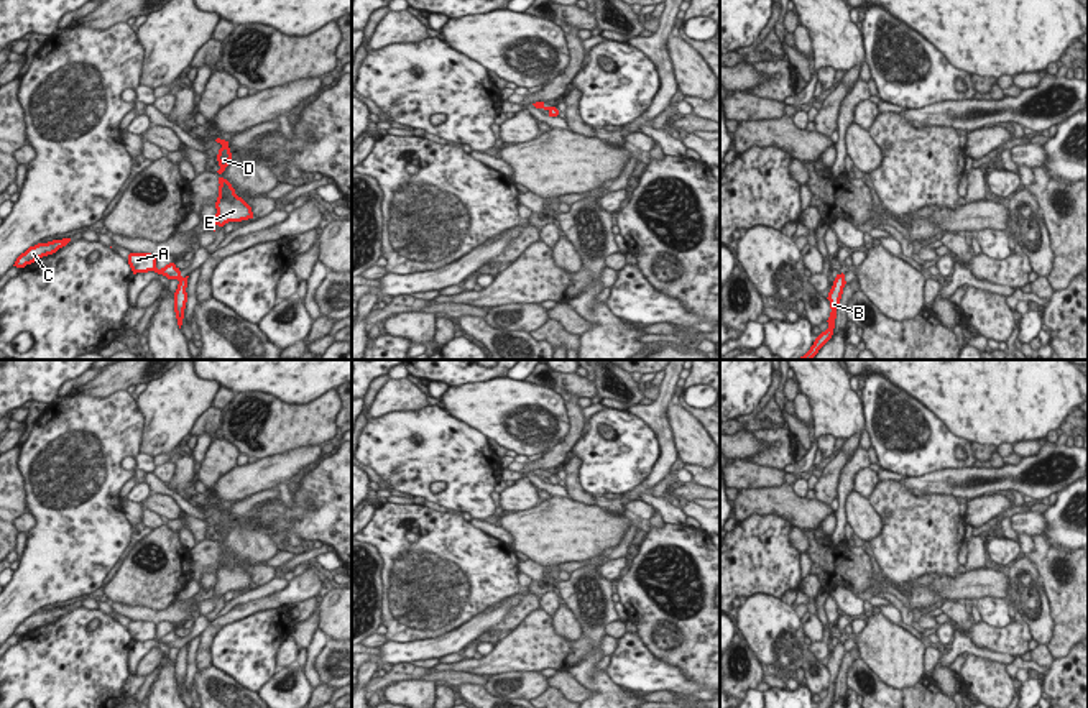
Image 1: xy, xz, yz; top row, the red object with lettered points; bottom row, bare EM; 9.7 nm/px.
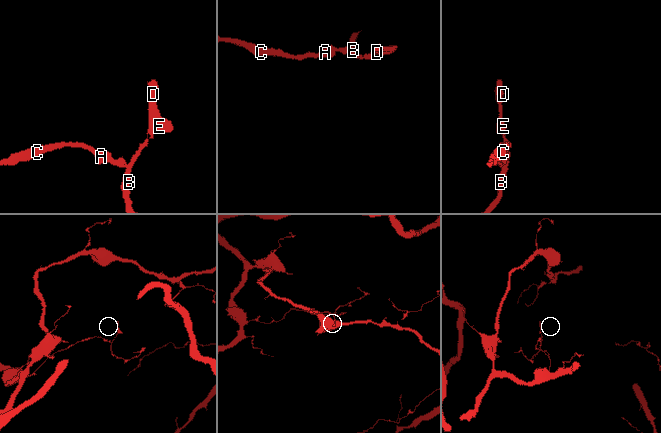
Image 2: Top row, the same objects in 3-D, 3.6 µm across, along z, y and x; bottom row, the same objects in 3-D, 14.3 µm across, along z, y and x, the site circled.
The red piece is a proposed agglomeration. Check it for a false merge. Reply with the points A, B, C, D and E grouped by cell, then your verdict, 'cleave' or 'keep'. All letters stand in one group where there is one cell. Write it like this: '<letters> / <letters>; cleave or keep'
A C / B D E; cleave

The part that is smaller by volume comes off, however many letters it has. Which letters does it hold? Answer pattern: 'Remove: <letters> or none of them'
Remove: B, D, E

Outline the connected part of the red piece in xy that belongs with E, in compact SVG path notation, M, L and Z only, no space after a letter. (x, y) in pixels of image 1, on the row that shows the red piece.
M222 176L219 177L219 184L220 186L215 202L217 214L214 217L214 232L217 225L224 227L228 222L242 222L253 218L251 207L235 194L232 184Z

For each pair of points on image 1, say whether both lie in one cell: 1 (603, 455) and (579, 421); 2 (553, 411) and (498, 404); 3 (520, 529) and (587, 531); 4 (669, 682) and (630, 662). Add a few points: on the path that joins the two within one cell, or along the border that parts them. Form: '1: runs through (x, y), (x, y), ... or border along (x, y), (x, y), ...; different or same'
1: border along (585, 419), (587, 426); different
2: runs through (539, 413), (511, 413); same
3: runs through (536, 531), (571, 531); same
4: runs through (659, 677), (640, 671); same

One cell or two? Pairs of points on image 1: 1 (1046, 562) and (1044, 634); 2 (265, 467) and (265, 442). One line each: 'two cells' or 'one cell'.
1: two cells
2: two cells

